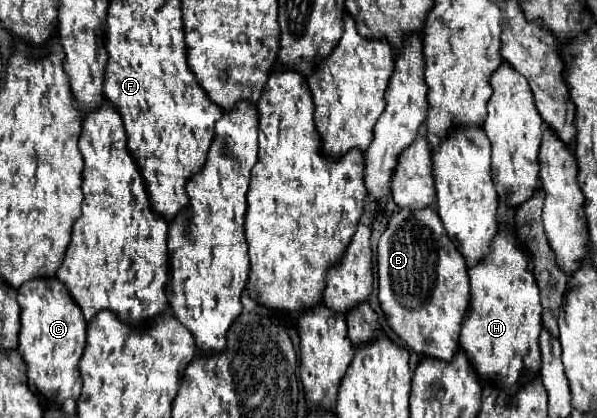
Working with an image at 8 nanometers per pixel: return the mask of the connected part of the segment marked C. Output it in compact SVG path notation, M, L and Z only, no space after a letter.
M56 276L24 282L18 288L18 304L22 322L18 350L28 364L30 386L48 398L56 398L56 402L64 402L66 398L76 400L82 388L78 360L86 344L86 320L80 306Z

